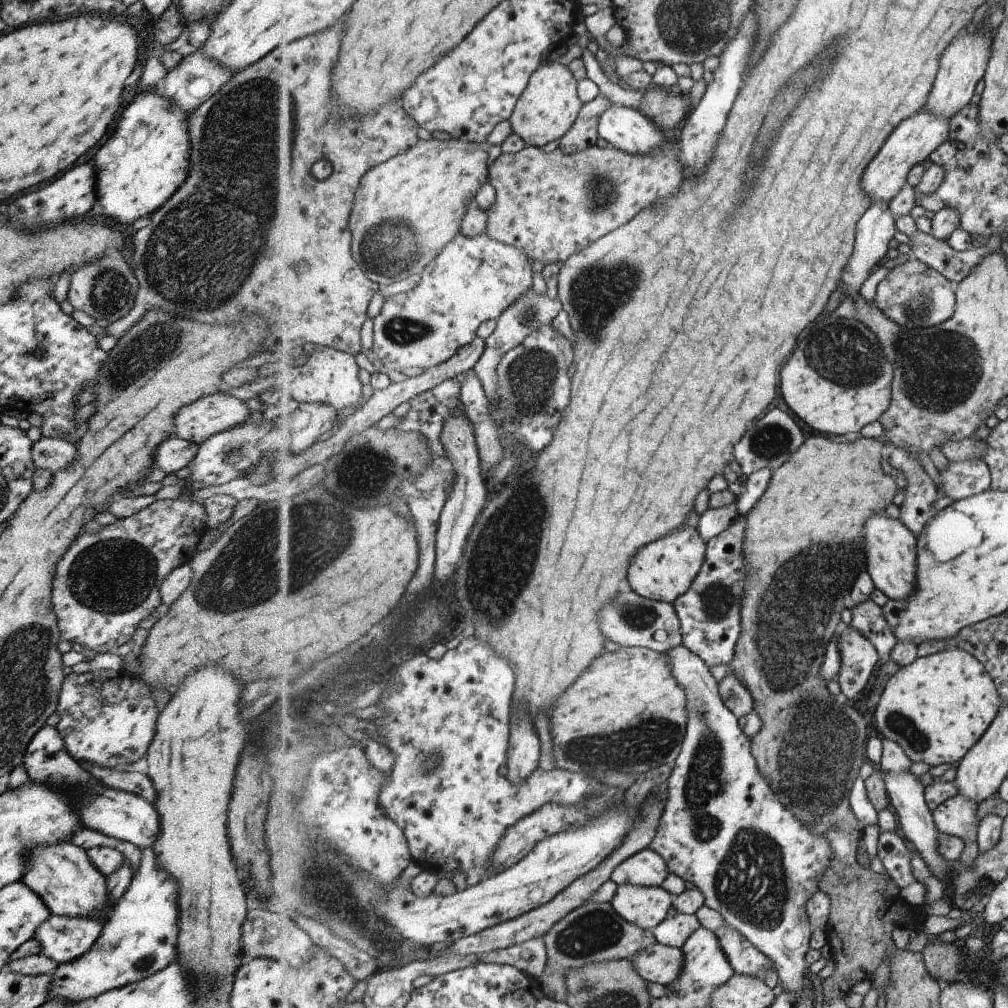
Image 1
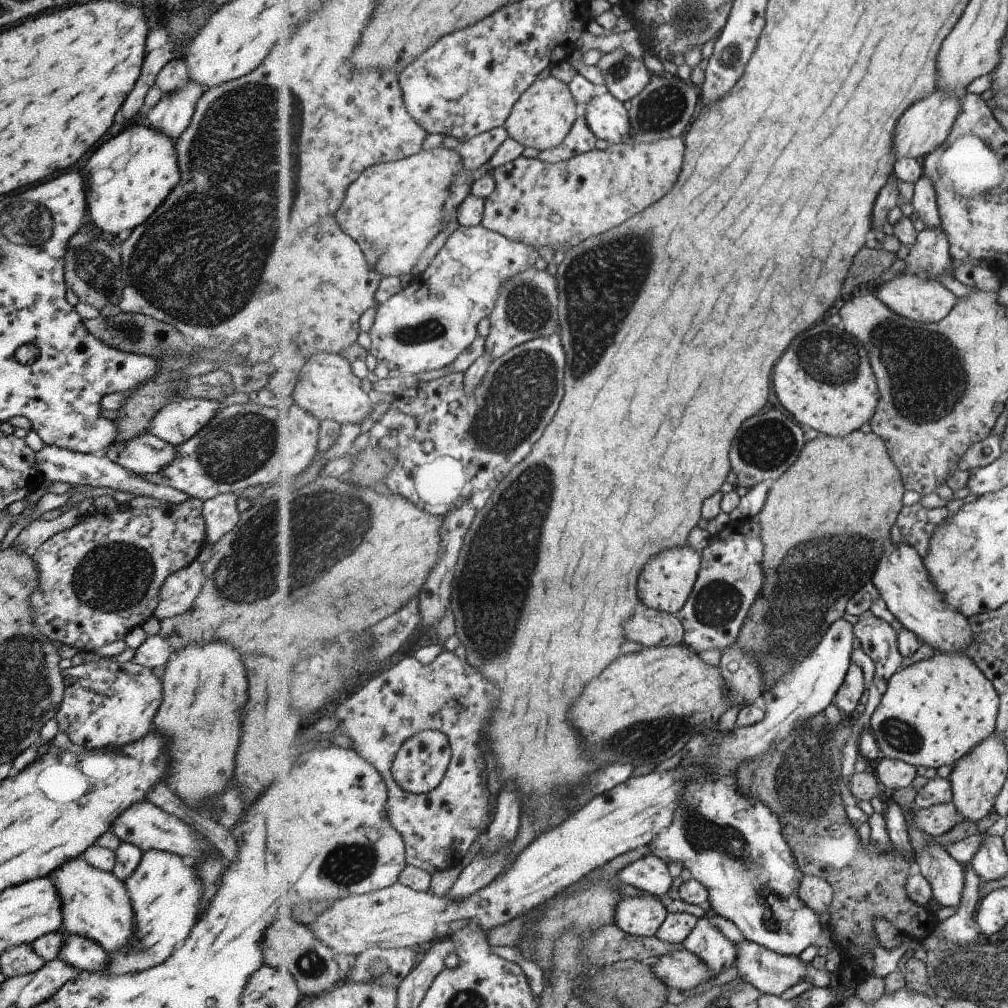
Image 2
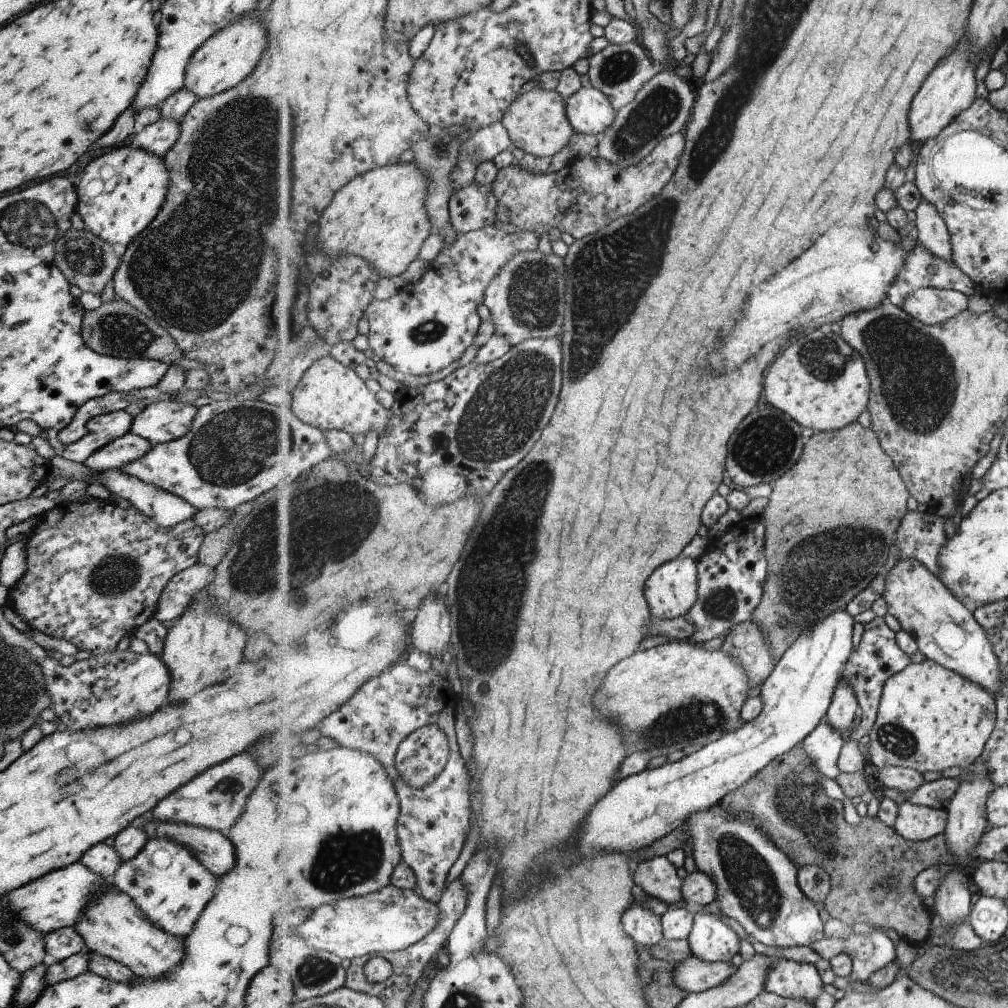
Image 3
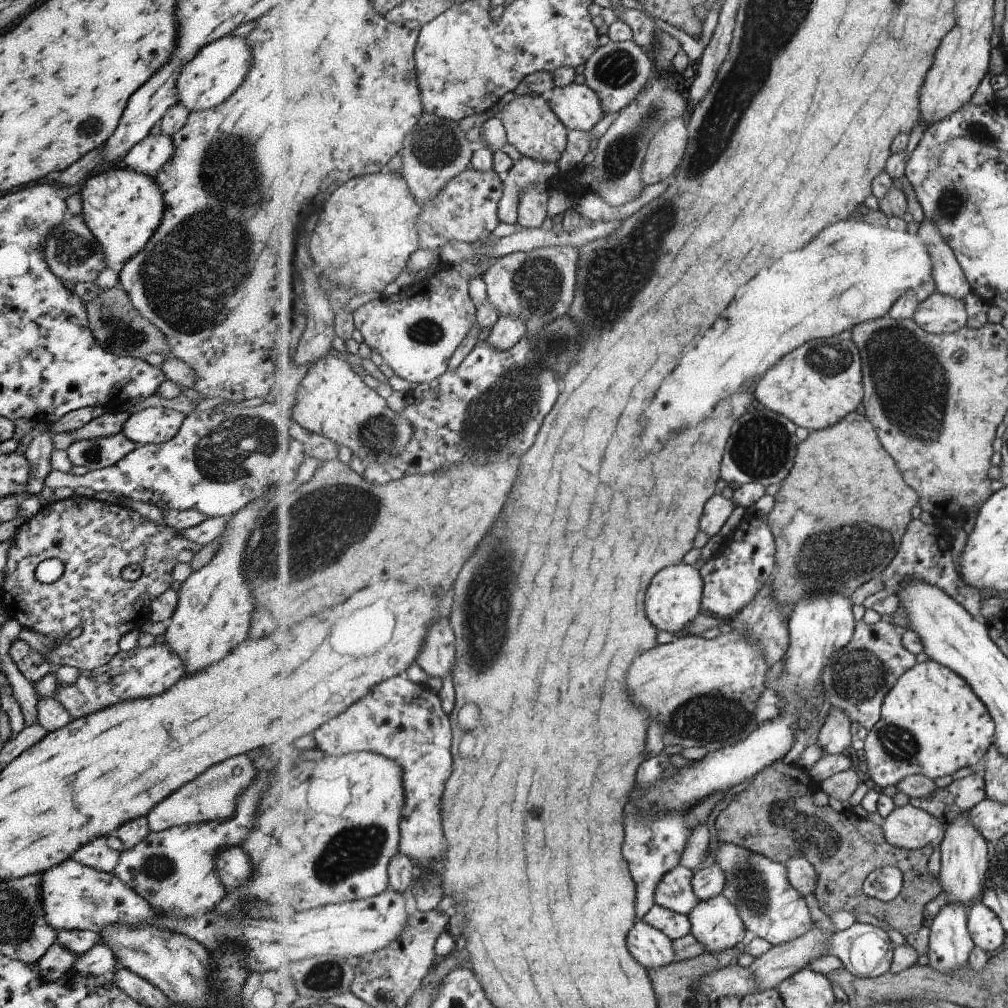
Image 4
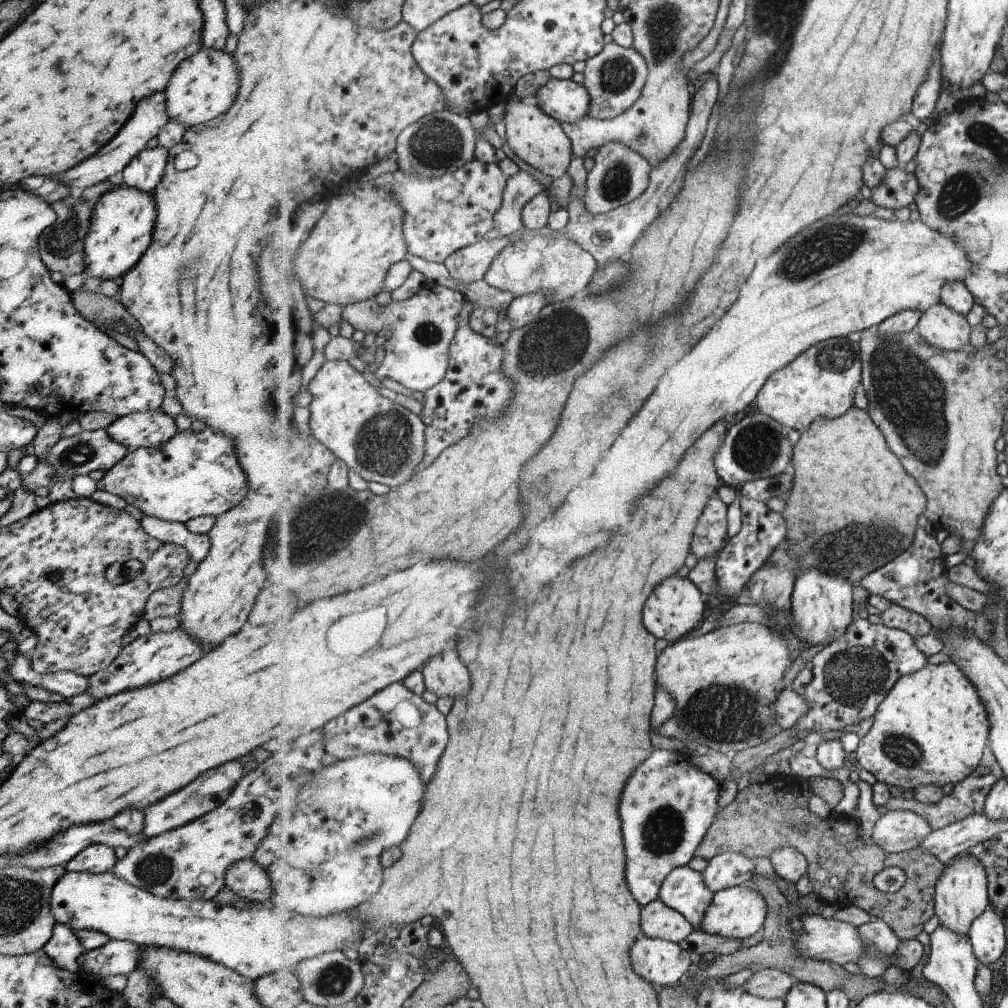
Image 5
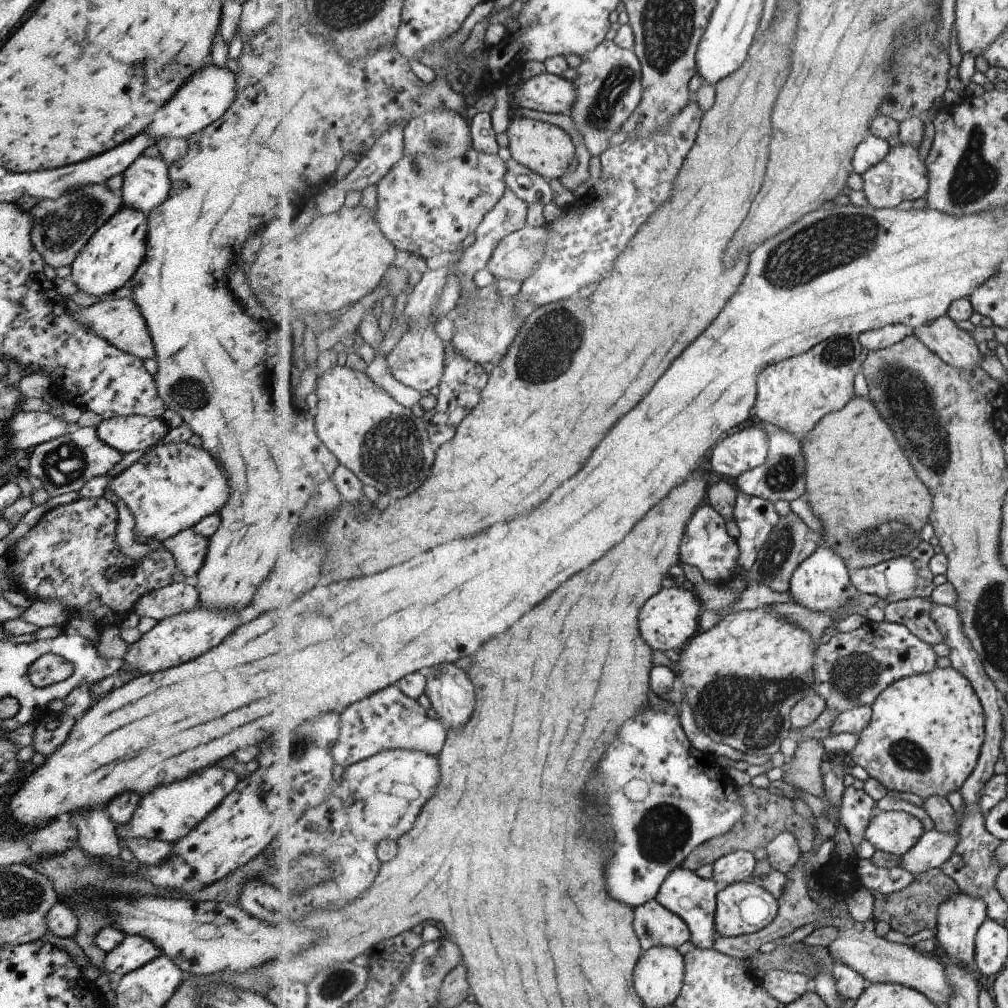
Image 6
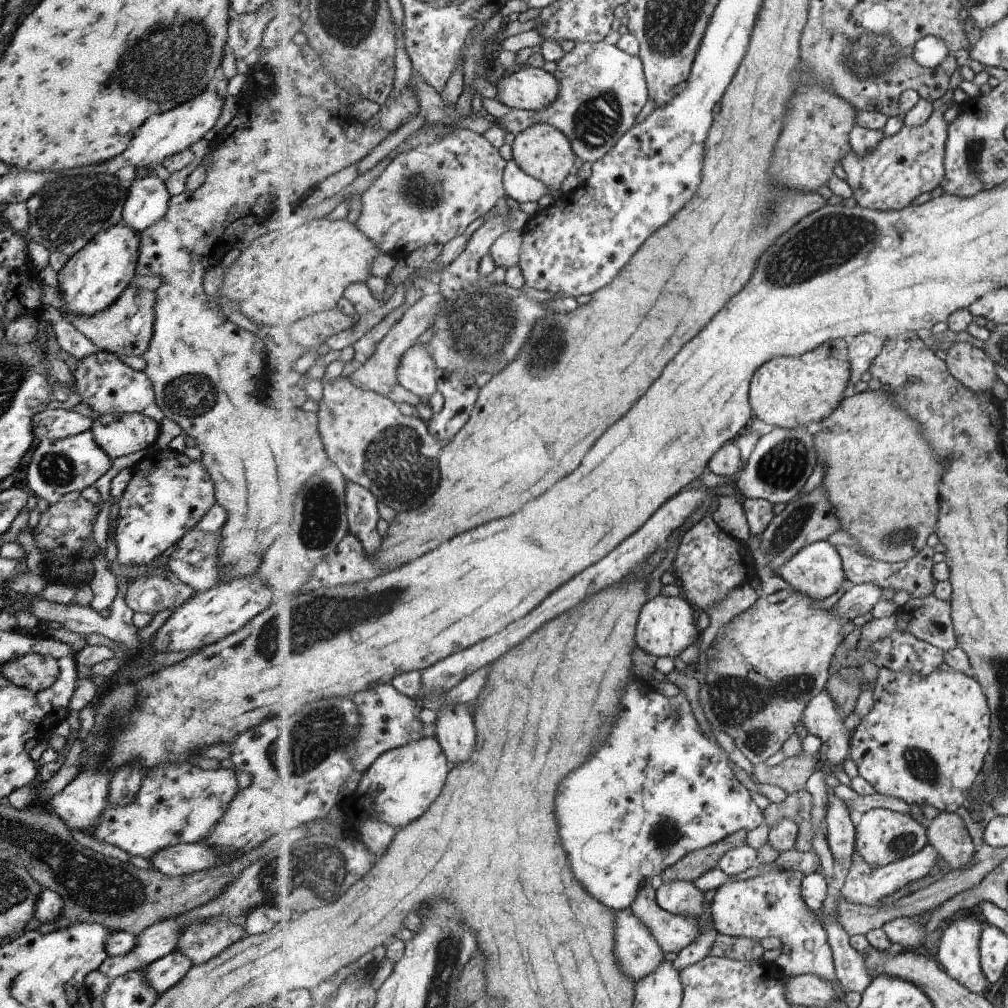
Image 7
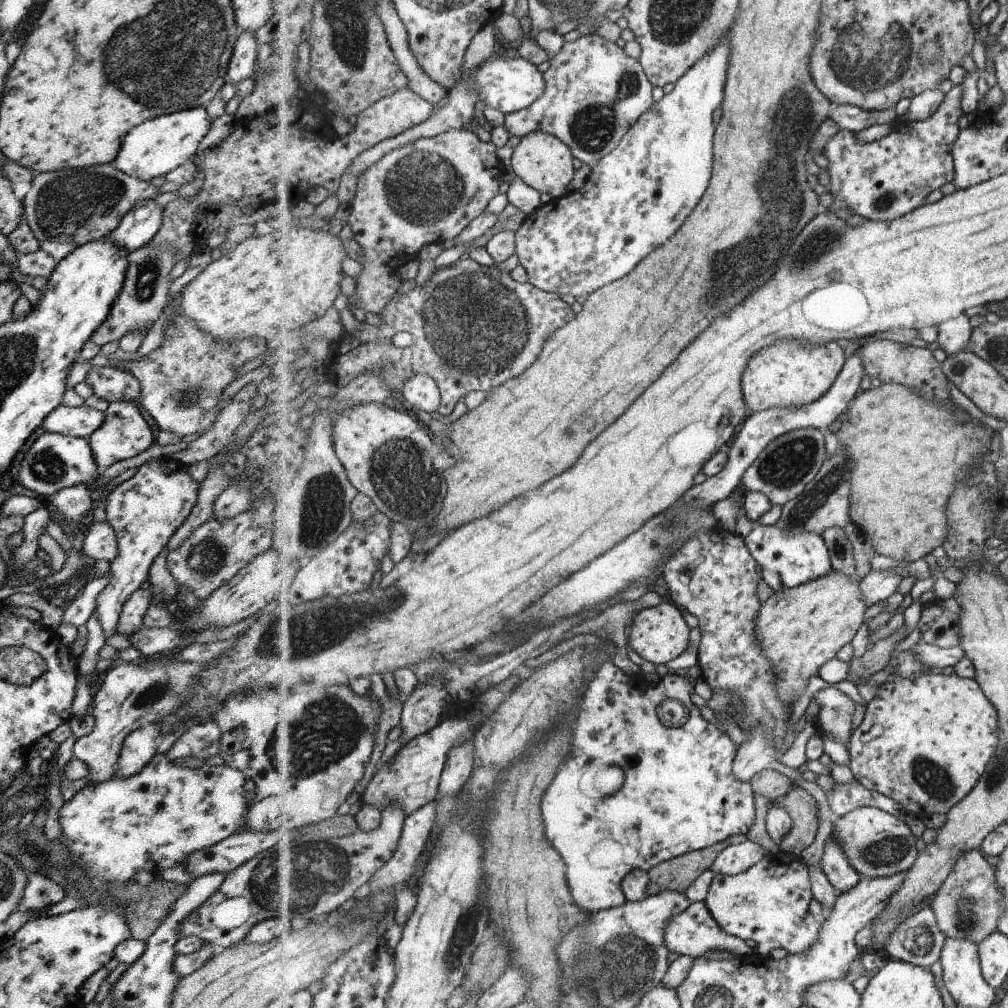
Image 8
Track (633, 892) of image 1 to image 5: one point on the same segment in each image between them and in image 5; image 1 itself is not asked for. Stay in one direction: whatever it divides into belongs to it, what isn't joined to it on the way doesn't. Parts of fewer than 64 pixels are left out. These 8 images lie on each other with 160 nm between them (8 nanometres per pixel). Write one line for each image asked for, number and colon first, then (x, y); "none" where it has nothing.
2: (643, 916)
3: (645, 926)
4: (651, 947)
5: (662, 962)

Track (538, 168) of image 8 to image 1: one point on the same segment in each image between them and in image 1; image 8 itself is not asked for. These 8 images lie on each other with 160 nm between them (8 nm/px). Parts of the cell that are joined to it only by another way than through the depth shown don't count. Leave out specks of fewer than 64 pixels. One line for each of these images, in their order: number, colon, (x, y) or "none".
1: (550, 107)
2: (542, 119)
3: (538, 123)
4: (534, 130)
5: (537, 138)
6: (545, 148)
7: (543, 151)

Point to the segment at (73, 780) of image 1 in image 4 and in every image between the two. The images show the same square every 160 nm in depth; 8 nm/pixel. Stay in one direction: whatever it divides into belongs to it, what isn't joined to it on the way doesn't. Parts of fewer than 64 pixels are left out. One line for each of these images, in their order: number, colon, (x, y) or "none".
2: (143, 825)
3: (211, 848)
4: (231, 864)

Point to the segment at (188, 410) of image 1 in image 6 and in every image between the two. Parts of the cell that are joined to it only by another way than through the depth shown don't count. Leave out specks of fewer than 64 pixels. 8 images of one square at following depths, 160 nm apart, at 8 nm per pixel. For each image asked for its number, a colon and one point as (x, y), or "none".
2: (177, 421)
3: (159, 422)
4: (155, 425)
5: (151, 428)
6: (126, 434)

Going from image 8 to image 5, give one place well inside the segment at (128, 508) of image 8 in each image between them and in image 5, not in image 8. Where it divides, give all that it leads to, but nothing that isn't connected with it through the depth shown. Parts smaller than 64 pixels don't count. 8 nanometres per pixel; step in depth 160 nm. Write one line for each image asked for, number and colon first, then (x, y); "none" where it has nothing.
5: (191, 474)
6: (170, 487)
7: (168, 493)

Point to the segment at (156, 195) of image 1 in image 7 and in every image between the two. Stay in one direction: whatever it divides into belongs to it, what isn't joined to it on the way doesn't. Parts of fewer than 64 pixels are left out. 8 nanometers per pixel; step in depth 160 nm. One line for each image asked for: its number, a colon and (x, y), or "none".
2: (126, 178)
3: (120, 191)
4: (121, 207)
5: (121, 220)
6: (108, 259)
7: (90, 280)

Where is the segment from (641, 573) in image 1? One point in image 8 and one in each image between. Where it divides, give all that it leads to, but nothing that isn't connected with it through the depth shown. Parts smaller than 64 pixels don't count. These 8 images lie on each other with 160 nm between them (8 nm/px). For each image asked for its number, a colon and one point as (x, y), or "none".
2: (667, 582)
3: (672, 591)
4: (674, 598)
5: (677, 606)
6: (669, 620)
7: (667, 625)
8: (659, 634)

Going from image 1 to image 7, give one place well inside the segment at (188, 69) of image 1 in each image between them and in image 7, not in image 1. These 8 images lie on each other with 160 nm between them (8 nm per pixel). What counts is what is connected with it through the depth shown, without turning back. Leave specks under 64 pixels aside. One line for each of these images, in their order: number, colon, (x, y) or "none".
2: (171, 115)
3: (157, 137)
4: (146, 156)
5: (143, 171)
6: (145, 184)
7: (146, 200)

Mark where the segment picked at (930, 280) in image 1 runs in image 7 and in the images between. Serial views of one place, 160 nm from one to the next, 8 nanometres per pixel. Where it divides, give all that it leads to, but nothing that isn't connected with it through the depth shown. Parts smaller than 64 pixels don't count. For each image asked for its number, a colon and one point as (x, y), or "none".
2: (923, 300)
3: (932, 306)
4: (941, 313)
5: (941, 326)
6: (954, 345)
7: (974, 368)

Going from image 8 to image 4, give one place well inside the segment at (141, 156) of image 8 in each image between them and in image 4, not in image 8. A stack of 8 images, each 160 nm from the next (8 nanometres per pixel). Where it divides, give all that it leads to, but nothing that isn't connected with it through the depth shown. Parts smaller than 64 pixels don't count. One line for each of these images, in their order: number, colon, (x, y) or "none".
4: (217, 69)
5: (203, 86)
6: (204, 96)
7: (161, 135)

